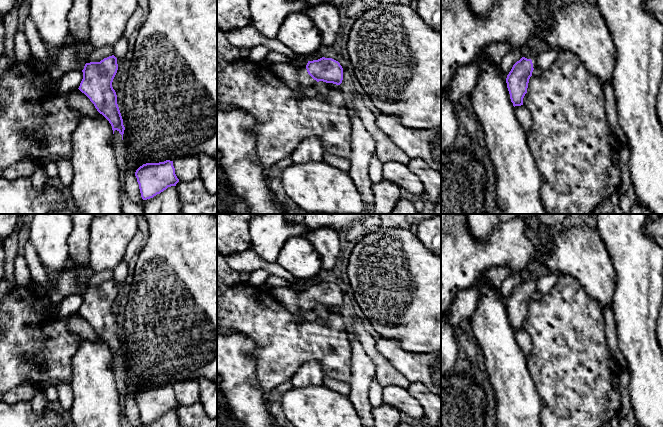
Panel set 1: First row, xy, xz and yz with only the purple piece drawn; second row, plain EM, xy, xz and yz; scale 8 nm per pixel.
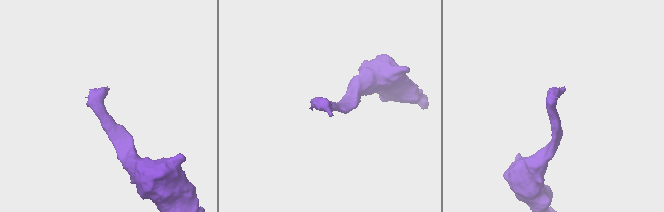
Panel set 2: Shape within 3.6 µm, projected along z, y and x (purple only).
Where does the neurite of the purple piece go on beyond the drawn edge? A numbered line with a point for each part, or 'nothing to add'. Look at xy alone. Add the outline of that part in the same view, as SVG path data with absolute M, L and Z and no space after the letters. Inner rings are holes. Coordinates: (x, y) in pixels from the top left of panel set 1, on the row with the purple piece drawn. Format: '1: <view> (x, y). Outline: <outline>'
1: xy (70, 57). Outline: M69 37L67 42L58 49L57 59L54 60L54 64L48 69L47 73L53 82L56 82L70 71L82 71L85 64L85 54L83 50L74 39Z

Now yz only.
1: yz (528, 54). Outline: M532 41L525 49L524 49L524 57L527 59L531 59L533 63L533 68L537 67L537 56L534 54L531 49L535 46L536 41Z

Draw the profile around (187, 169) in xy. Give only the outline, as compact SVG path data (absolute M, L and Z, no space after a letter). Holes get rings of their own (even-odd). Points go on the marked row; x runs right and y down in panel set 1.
M185 156L173 161L175 174L179 181L191 182L200 178L200 167L198 156Z

